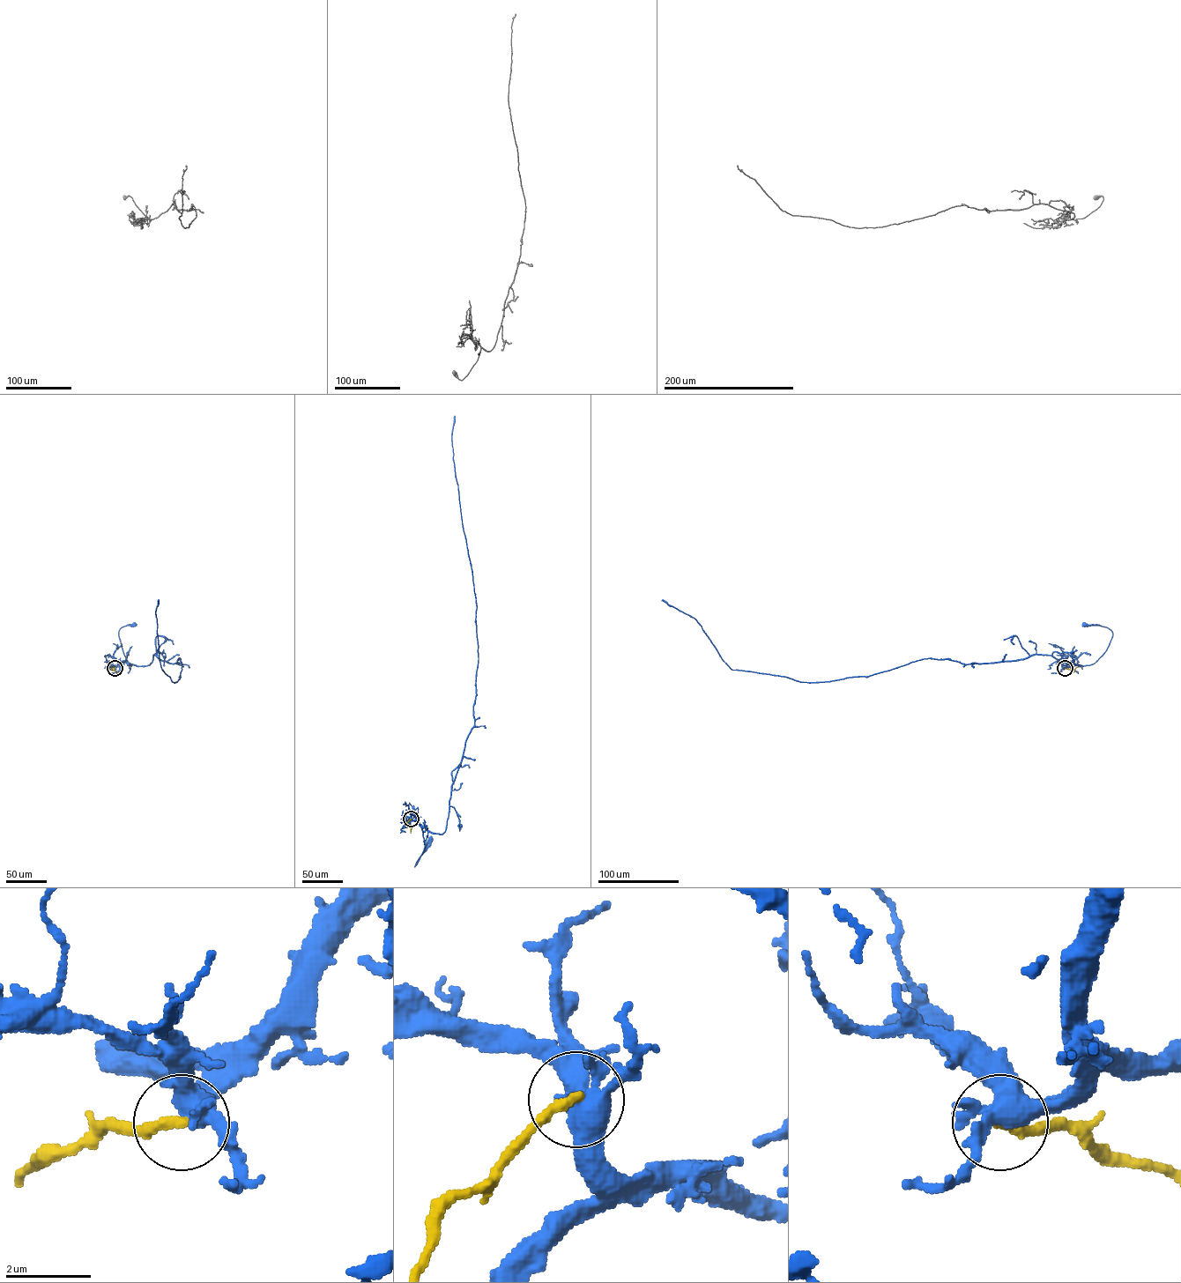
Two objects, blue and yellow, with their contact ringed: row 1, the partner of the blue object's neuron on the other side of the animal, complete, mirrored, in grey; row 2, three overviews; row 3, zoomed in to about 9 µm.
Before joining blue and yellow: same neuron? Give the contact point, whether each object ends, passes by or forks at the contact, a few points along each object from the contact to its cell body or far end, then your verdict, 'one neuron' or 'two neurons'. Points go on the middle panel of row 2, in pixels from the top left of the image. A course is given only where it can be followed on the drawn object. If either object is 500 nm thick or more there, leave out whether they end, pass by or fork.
place (411, 819); blue forks; yellow ends; course blue (411, 819), (427, 831), (424, 849), (414, 866), (430, 839); course yellow (411, 819), (407, 826), (410, 826), (411, 833); two neurons

